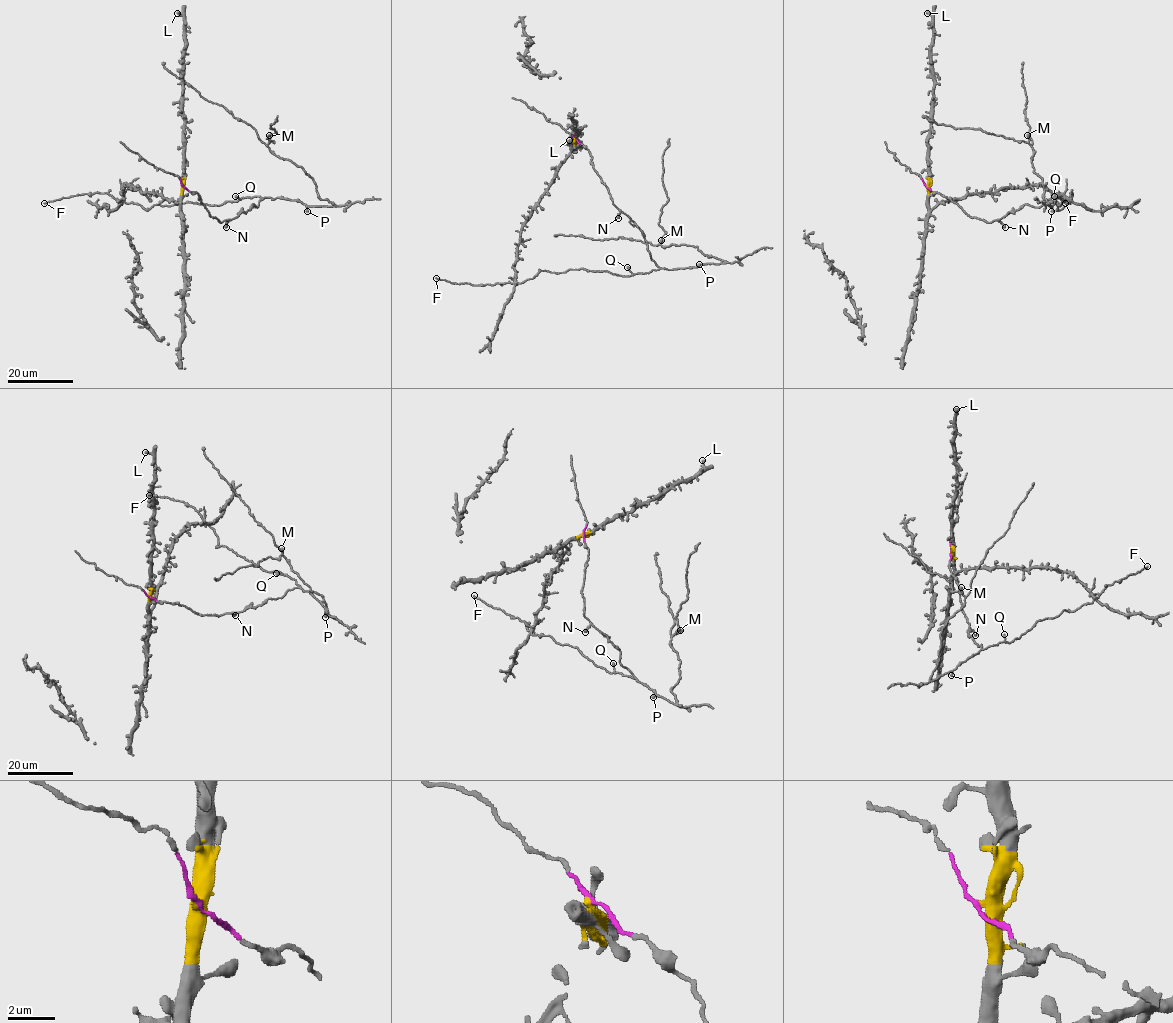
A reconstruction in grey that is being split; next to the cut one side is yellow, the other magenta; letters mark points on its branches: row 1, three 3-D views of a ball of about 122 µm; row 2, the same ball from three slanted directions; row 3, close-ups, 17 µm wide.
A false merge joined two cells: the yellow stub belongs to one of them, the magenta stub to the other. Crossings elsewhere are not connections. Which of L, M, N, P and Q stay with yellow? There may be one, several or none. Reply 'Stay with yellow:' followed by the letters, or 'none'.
Stay with yellow: L

